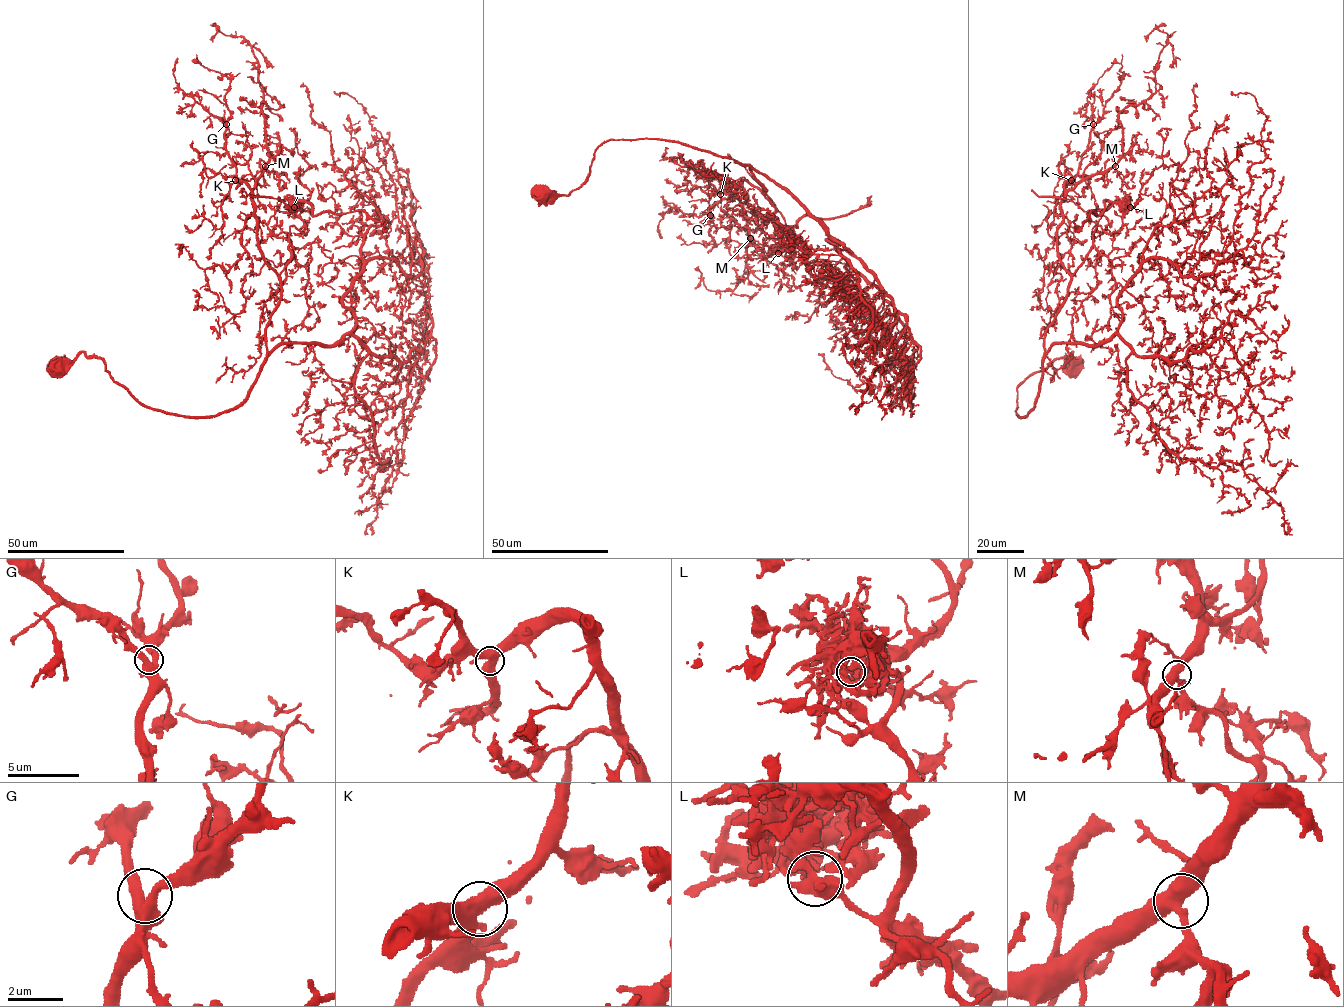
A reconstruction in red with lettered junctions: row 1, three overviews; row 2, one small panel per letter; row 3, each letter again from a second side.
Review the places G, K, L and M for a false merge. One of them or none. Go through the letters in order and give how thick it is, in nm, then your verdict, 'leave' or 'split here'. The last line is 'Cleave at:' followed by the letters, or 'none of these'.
G: 480 nm | leave
K: 500 nm | leave
L: 500 nm | split here
M: 480 nm | leave
Cleave at: L

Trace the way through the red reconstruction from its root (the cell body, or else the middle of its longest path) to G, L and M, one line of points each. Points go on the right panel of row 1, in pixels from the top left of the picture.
G: (1072, 367), (1072, 352), (1031, 373), (1019, 416), (1033, 408), (1045, 331), (1066, 294), (1061, 201), (1093, 124)
L: (1072, 367), (1072, 352), (1031, 373), (1019, 416), (1033, 408), (1046, 327), (1095, 229), (1119, 230), (1130, 207)
M: (1072, 367), (1072, 352), (1031, 373), (1019, 416), (1038, 396), (1045, 331), (1070, 280), (1061, 201), (1115, 166)

